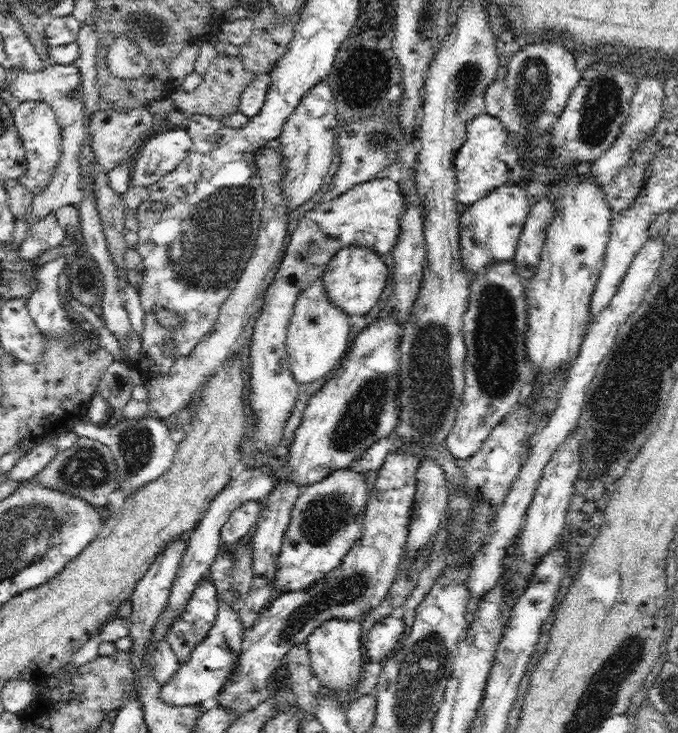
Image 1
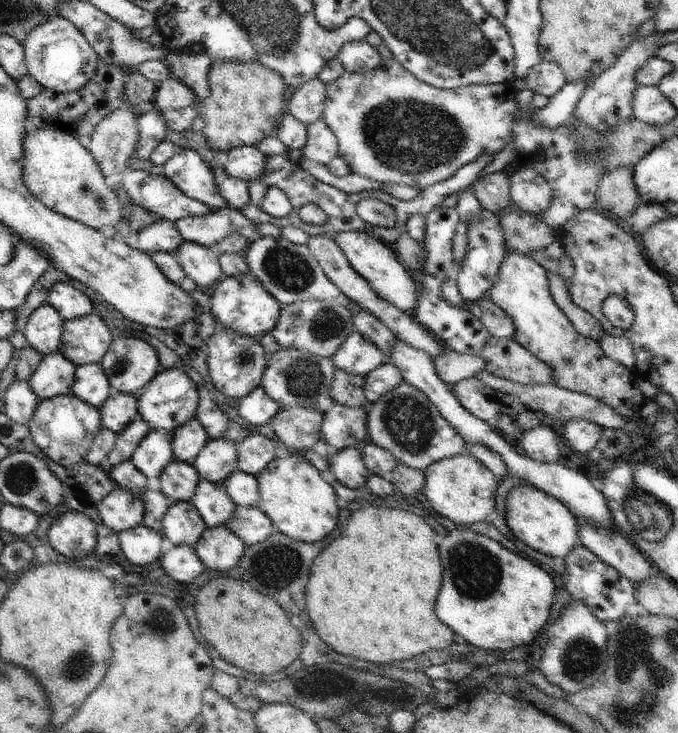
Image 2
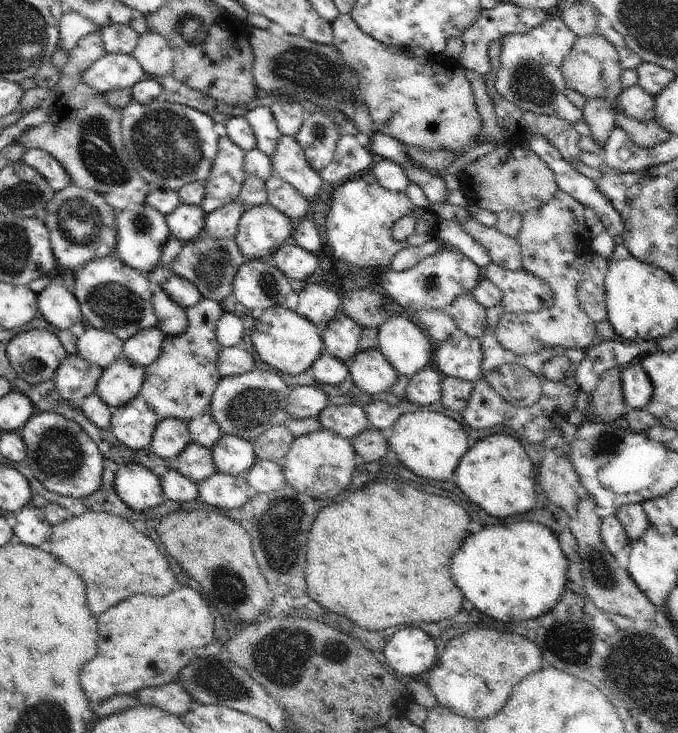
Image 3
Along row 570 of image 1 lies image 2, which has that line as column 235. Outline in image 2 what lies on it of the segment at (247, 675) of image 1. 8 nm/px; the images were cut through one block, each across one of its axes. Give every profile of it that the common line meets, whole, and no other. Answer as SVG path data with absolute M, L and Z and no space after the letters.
M217 325L214 334L207 340L207 349L209 375L215 388L222 394L241 399L260 385L269 356L258 338L241 335Z

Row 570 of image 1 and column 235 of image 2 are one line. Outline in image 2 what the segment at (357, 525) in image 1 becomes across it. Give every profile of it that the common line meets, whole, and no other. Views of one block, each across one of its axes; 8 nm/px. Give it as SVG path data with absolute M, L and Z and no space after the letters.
M250 272L244 276L225 277L214 289L211 297L212 314L215 316L217 325L258 339L274 330L281 307L265 286Z

